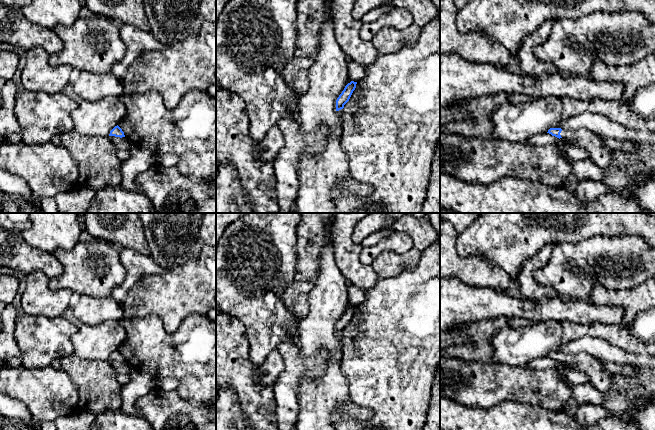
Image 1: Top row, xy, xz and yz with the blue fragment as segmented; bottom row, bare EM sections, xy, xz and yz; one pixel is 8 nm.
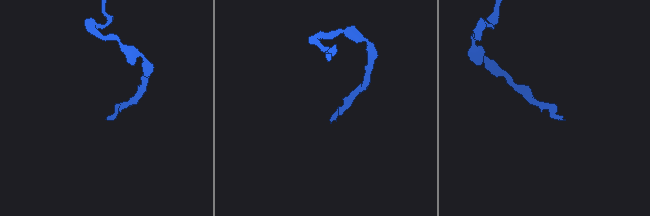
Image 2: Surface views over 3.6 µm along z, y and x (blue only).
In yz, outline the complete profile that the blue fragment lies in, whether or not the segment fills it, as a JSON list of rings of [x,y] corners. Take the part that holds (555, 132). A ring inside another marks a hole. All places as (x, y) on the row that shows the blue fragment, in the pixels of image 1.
[[[550,128],[549,134],[557,138],[564,138],[572,145],[582,147],[589,153],[590,159],[600,168],[609,167],[614,159],[615,152],[606,149],[600,137],[592,131],[581,128],[575,131],[568,131],[561,128]]]

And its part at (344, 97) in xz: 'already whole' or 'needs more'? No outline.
needs more

